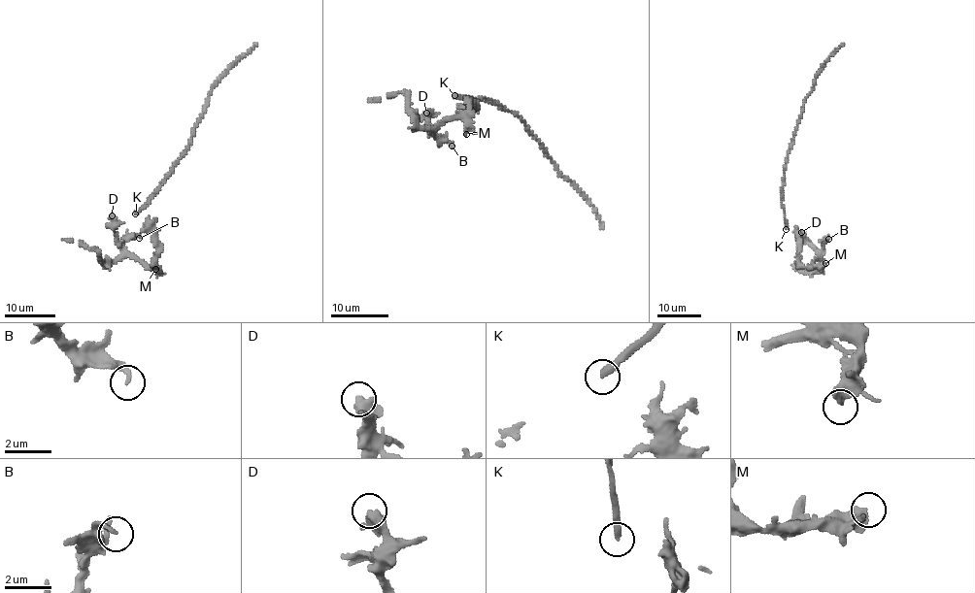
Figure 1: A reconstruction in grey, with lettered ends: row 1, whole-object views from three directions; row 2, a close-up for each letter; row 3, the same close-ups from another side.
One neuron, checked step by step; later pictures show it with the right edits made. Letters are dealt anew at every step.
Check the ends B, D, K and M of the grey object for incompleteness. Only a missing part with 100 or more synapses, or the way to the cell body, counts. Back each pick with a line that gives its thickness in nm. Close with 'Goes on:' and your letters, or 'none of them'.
Goes on: none of them

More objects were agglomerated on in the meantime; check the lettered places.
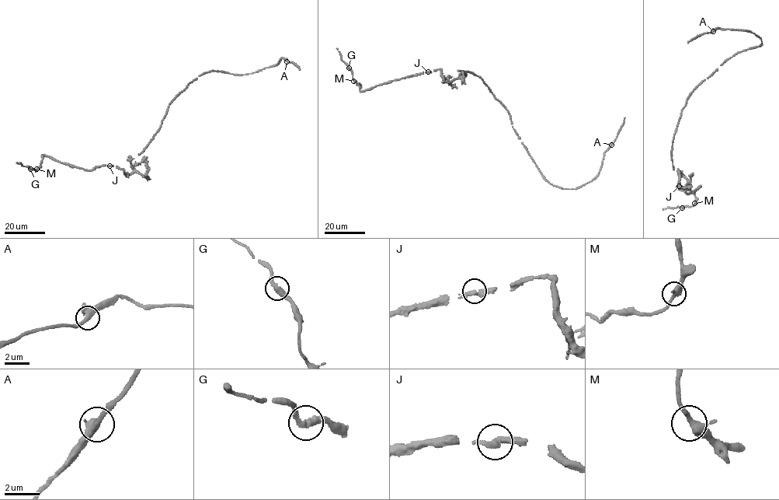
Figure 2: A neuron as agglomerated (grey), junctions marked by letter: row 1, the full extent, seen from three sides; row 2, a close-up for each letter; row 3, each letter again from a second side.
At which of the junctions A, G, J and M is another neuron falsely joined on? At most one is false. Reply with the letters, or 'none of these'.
none of these

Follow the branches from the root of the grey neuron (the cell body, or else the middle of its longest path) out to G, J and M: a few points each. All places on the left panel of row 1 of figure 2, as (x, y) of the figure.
G: (163, 120), (141, 152), (147, 177), (111, 166), (85, 170), (42, 155), (39, 168), (31, 169)
J: (163, 120), (158, 131), (141, 152), (147, 169), (147, 177), (134, 172), (126, 174), (122, 169), (110, 166)
M: (163, 120), (141, 152), (147, 177), (134, 172), (126, 174), (111, 166), (85, 170), (42, 155), (36, 169)

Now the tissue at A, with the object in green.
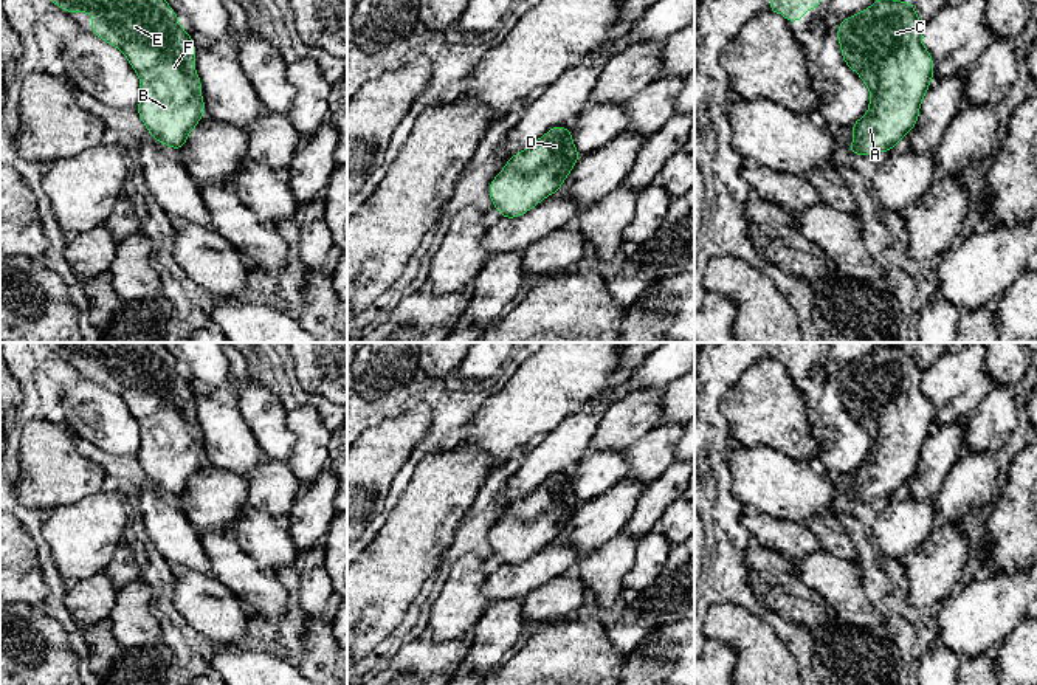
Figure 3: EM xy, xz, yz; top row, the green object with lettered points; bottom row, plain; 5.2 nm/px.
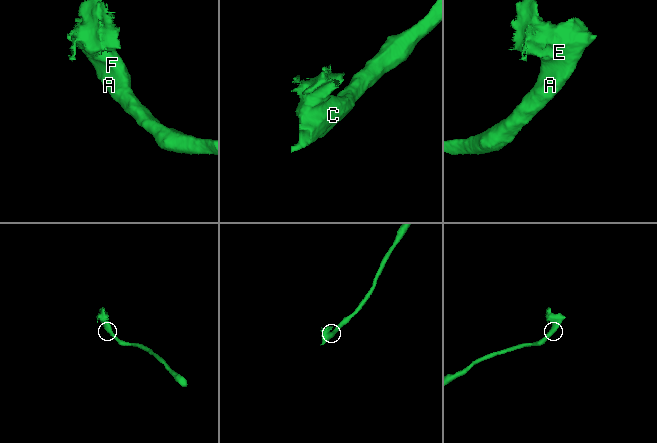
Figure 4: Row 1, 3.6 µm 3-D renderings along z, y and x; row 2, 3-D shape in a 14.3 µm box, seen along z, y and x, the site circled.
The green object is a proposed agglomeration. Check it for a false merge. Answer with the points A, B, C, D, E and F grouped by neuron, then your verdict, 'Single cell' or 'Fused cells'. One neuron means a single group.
Groups: A B C D E F. Single cell

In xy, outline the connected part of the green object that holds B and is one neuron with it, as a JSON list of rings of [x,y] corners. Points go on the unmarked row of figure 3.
[[[48,342],[67,360],[90,360],[91,380],[116,394],[140,425],[138,462],[161,491],[180,497],[206,460],[195,418],[195,392],[163,342]]]

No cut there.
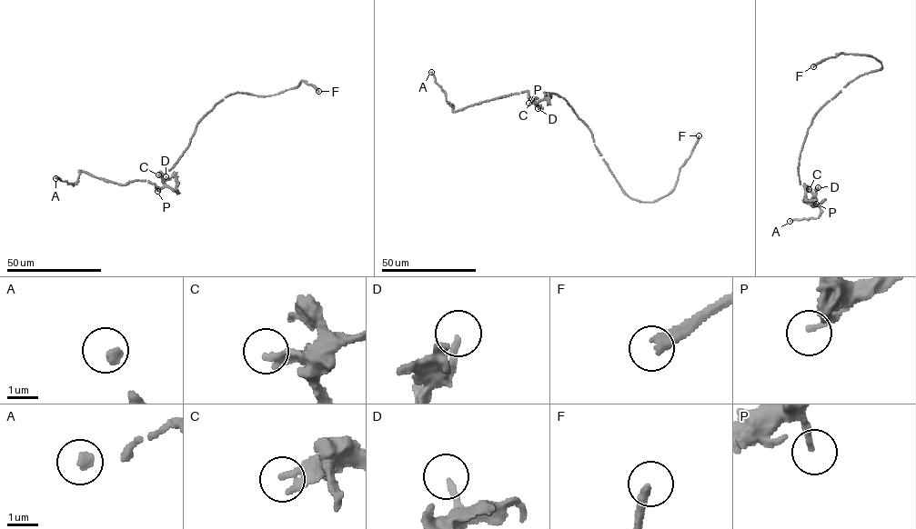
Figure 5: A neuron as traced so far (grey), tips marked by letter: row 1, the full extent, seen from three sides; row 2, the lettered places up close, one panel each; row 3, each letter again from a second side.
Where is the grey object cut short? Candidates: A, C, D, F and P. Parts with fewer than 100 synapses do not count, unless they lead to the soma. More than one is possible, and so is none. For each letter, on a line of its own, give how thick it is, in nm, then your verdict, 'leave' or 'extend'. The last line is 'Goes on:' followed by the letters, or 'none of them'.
A: calibre 300 nm; leave
C: calibre 240 nm; leave
D: calibre 160 nm; leave
F: calibre 340 nm; extend
P: calibre 180 nm; leave
Goes on: F

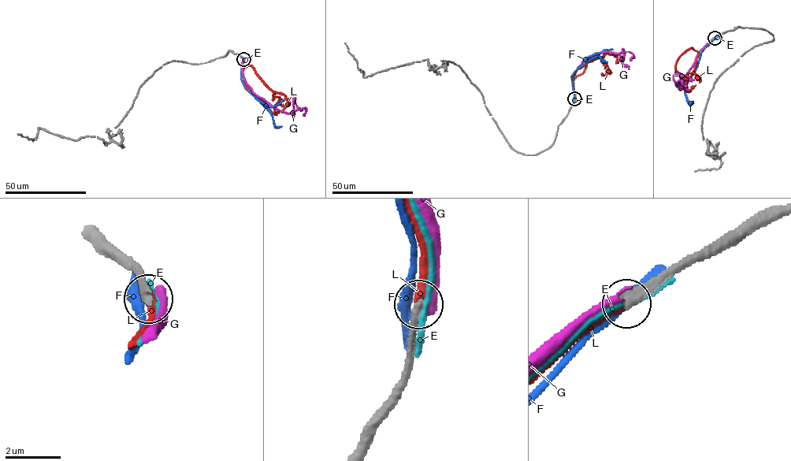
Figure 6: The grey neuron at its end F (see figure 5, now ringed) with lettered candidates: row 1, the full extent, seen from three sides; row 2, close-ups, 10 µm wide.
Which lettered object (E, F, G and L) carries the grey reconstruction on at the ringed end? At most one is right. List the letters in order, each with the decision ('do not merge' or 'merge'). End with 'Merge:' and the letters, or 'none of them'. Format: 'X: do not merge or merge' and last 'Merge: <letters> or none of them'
E: do not merge
F: do not merge
G: do not merge
L: merge
Merge: L

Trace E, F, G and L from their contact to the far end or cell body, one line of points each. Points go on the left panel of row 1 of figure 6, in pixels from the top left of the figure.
E: (243, 59), (242, 74)
F: (243, 58), (241, 79), (244, 87), (269, 110), (273, 124), (281, 126)
G: (243, 59), (244, 79), (256, 94), (276, 109), (289, 113), (293, 109), (295, 98), (297, 106), (302, 110)
L: (243, 59), (241, 68), (250, 65), (274, 92), (272, 96), (280, 98), (275, 107)

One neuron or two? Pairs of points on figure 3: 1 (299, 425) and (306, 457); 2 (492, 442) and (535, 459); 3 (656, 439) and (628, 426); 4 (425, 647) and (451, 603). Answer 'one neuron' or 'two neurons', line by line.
1: one neuron
2: two neurons
3: two neurons
4: two neurons

